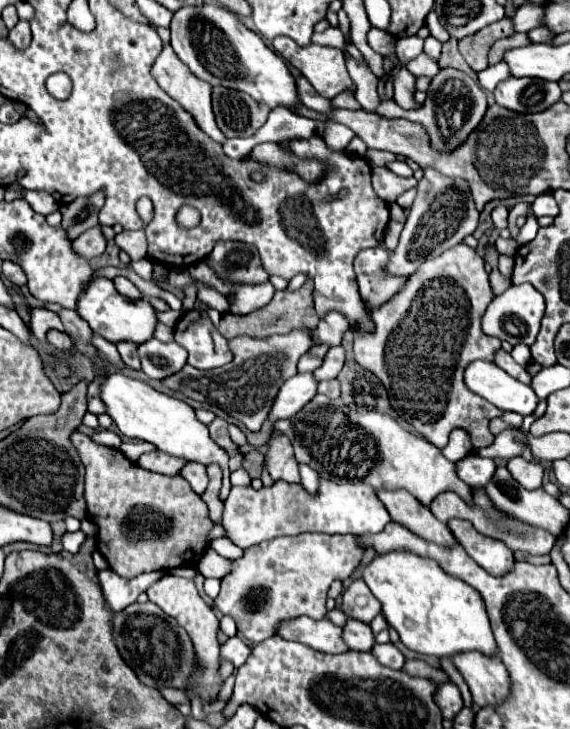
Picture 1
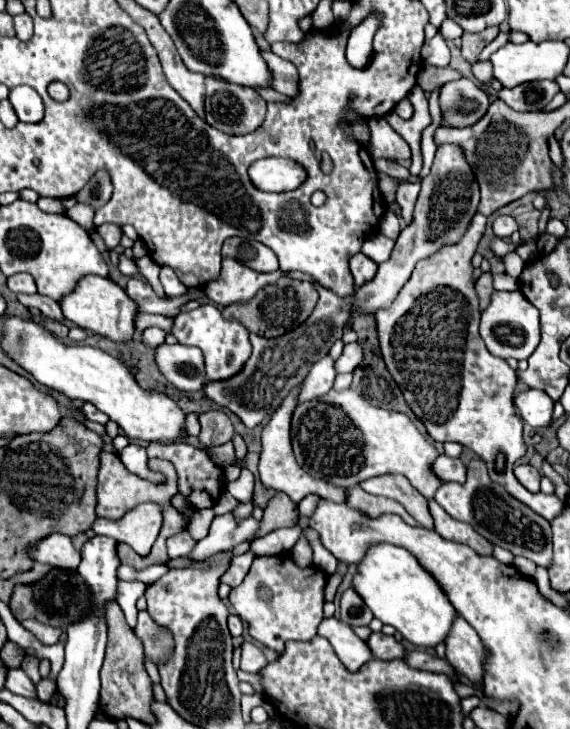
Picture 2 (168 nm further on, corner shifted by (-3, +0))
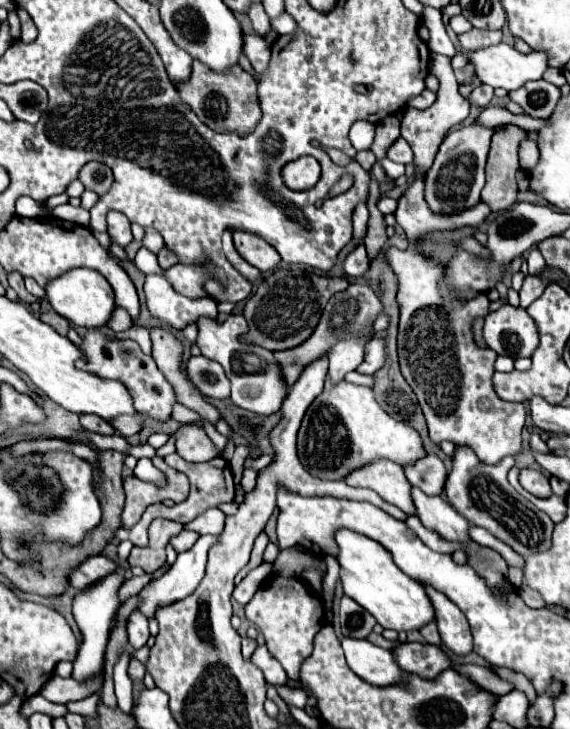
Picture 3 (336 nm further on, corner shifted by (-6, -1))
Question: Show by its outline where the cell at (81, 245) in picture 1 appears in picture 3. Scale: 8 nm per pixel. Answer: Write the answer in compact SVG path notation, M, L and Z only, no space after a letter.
M109 211L107 213L107 233L113 241L117 241L121 247L127 247L133 237L131 237L131 227L129 227L129 221L125 215L117 213L117 211Z

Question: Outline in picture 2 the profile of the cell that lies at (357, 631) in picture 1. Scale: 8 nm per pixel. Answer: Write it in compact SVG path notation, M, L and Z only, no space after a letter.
M372 632L366 640L370 652L378 660L394 660L404 656L404 648L400 642L394 640L394 636L384 636L382 632Z

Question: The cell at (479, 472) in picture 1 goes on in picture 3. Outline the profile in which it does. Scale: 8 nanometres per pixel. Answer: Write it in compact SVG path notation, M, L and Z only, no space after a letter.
M425 455L413 465L405 465L403 471L407 481L427 495L439 495L447 479L445 465L437 455Z

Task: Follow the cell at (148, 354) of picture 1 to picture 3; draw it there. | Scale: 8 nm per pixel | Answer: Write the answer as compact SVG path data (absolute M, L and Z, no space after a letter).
M203 355L191 357L187 361L189 379L203 391L203 395L213 399L227 399L231 395L231 383L223 367Z

